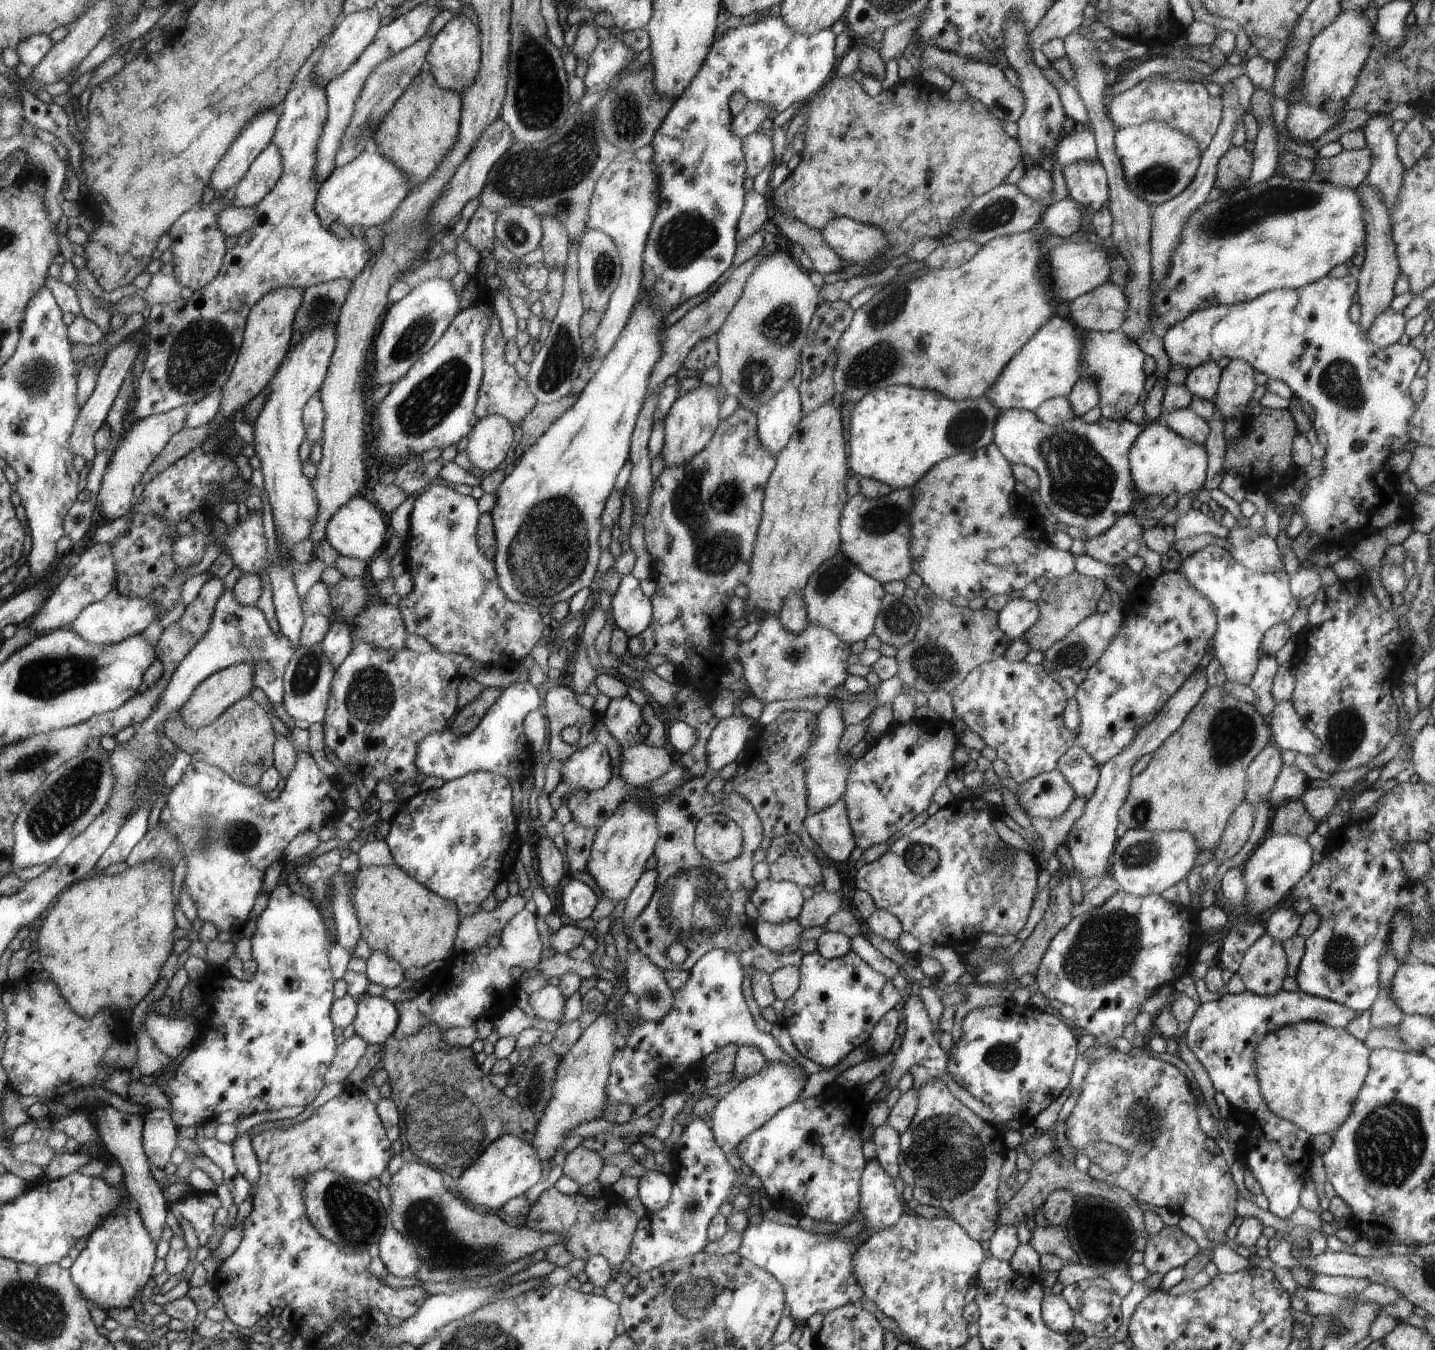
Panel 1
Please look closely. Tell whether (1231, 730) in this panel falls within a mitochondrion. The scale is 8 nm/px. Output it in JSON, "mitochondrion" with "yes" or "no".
{"mitochondrion":"yes"}

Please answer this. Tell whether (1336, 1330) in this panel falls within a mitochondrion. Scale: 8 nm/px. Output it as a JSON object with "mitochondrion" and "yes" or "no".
{"mitochondrion":"yes"}

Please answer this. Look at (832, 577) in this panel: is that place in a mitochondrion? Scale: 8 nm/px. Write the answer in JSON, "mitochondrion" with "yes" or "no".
{"mitochondrion":"yes"}

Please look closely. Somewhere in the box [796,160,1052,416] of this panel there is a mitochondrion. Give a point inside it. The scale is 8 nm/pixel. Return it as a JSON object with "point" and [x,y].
{"point":[880,361]}

